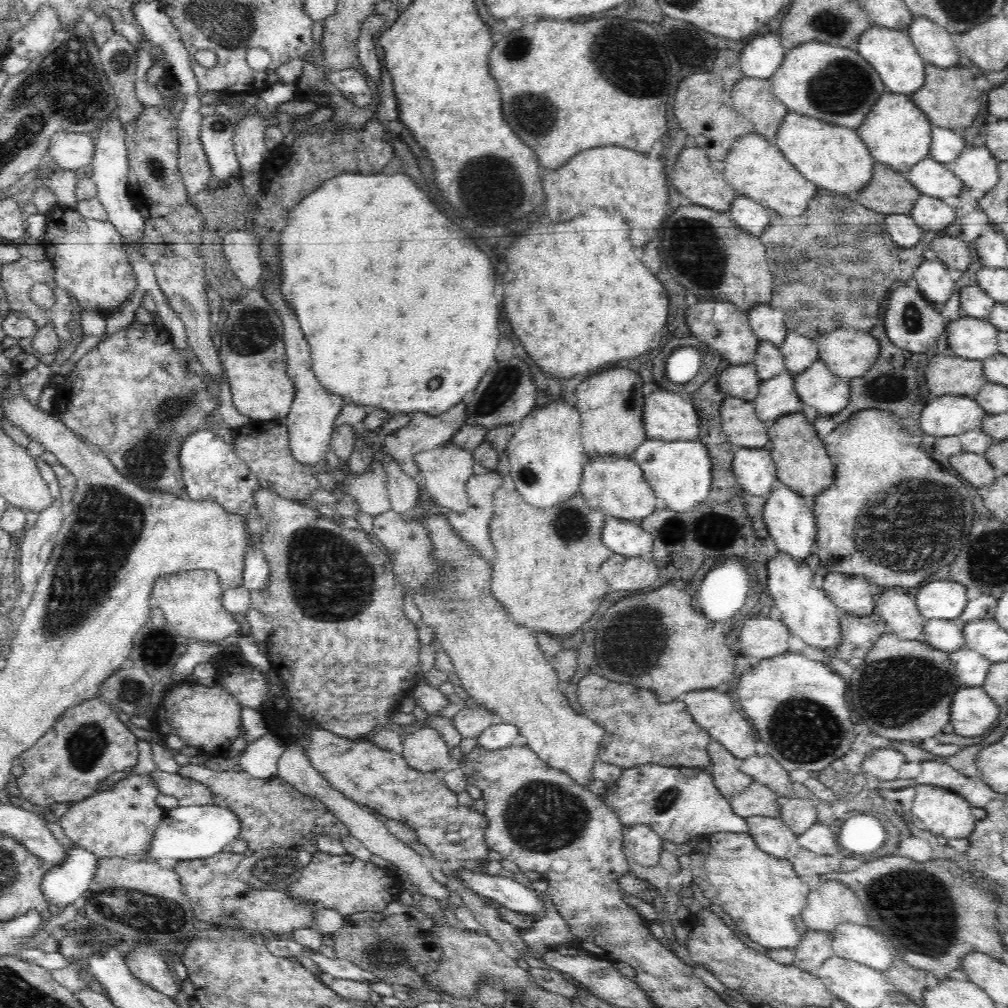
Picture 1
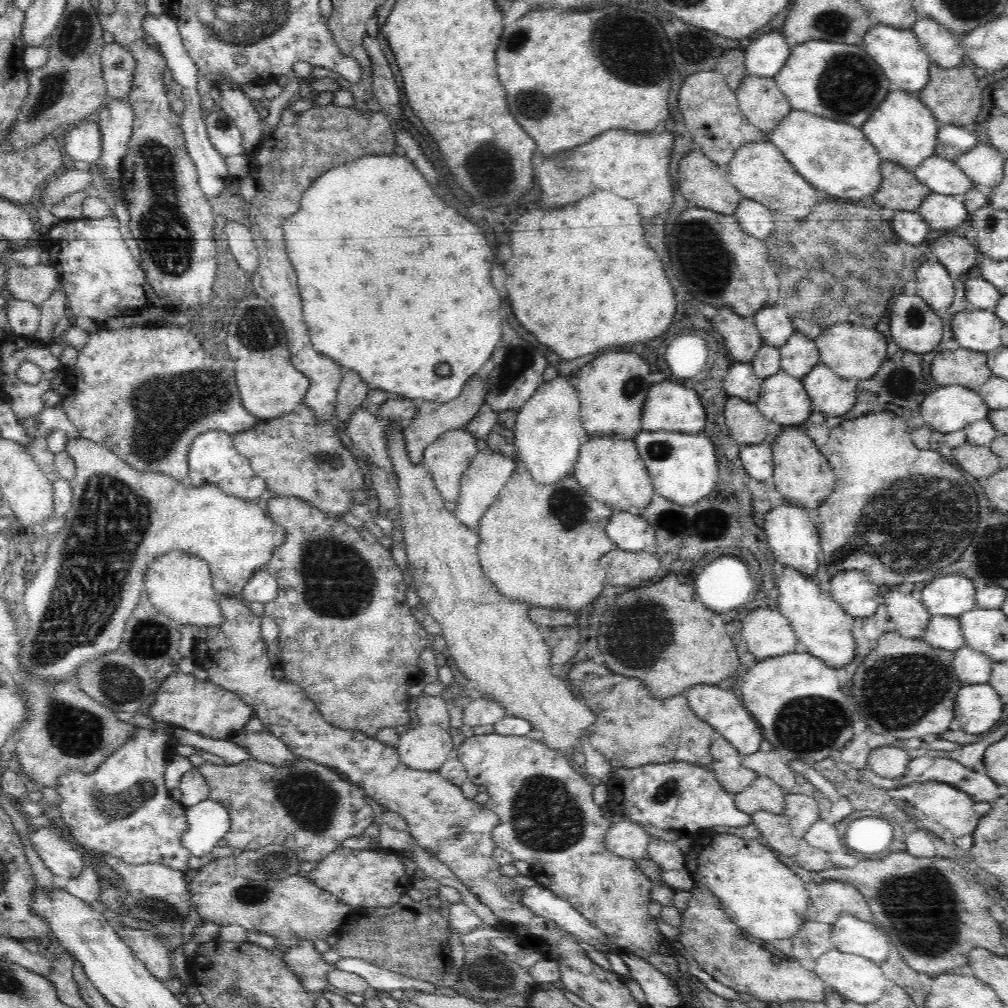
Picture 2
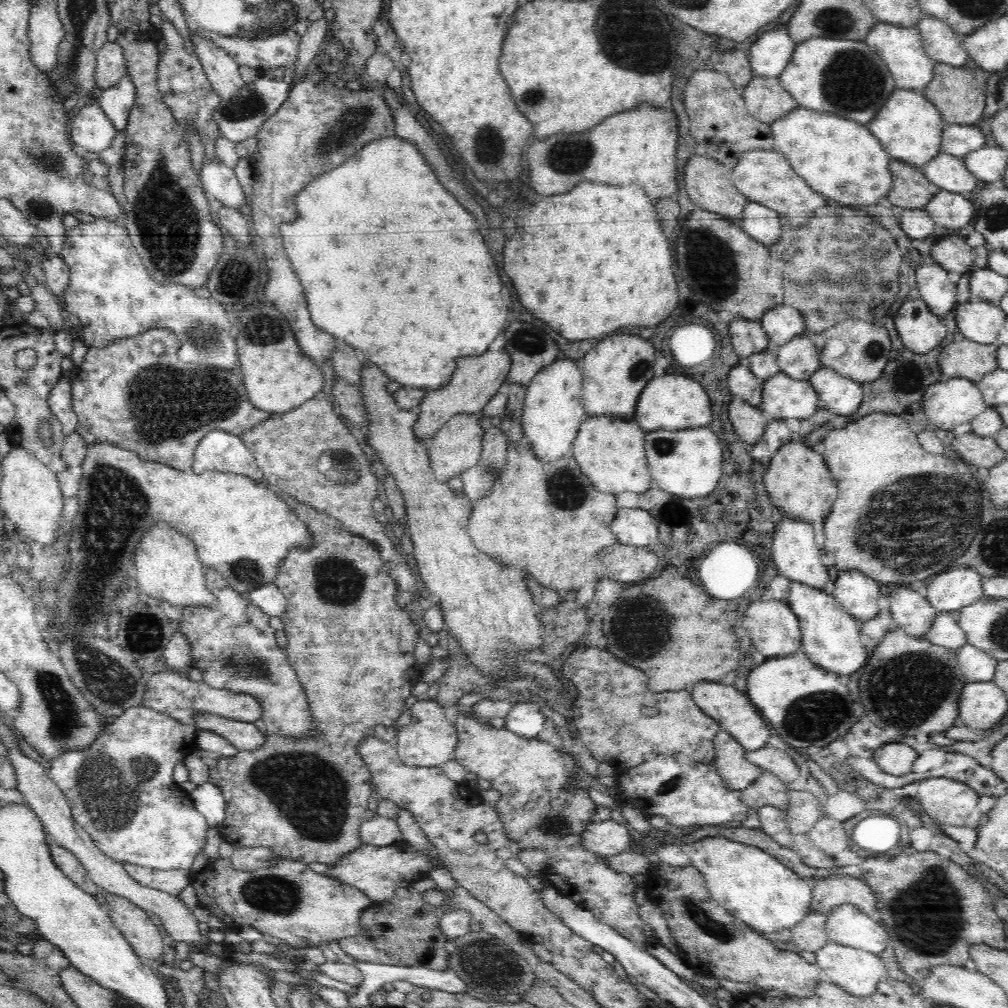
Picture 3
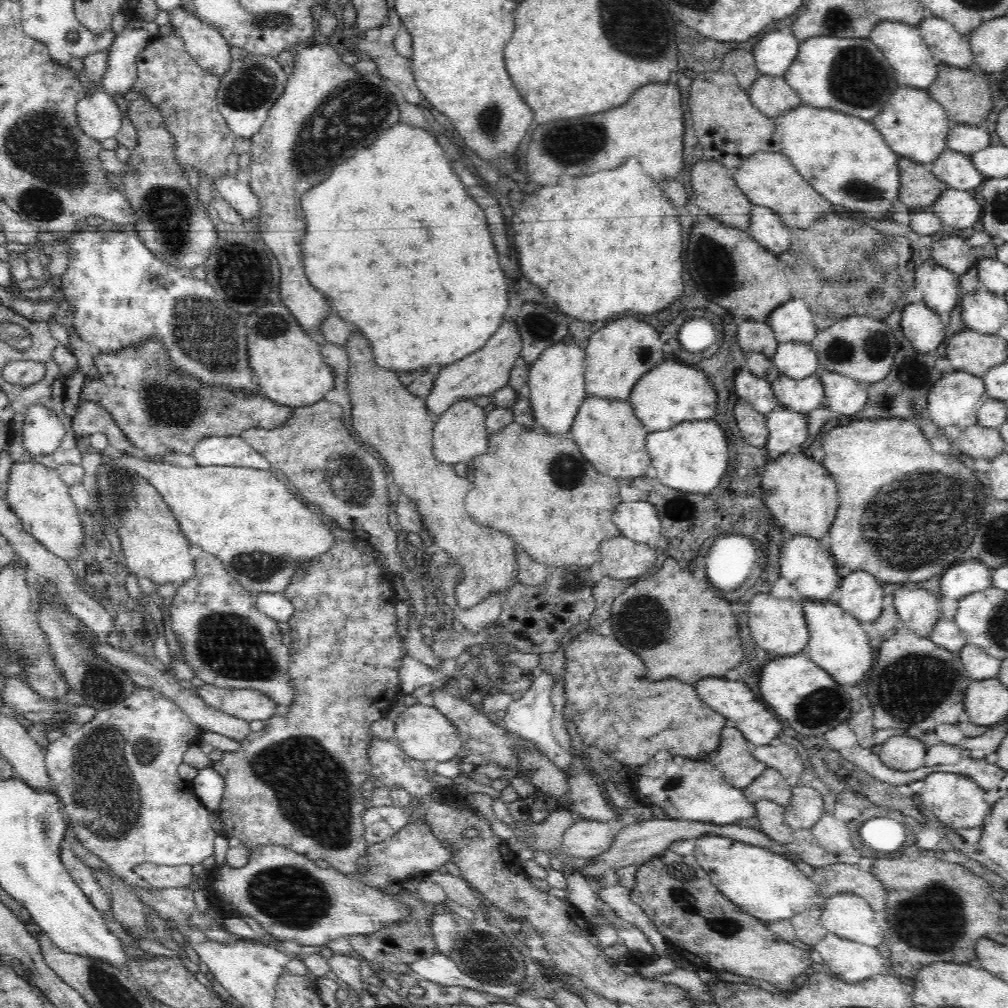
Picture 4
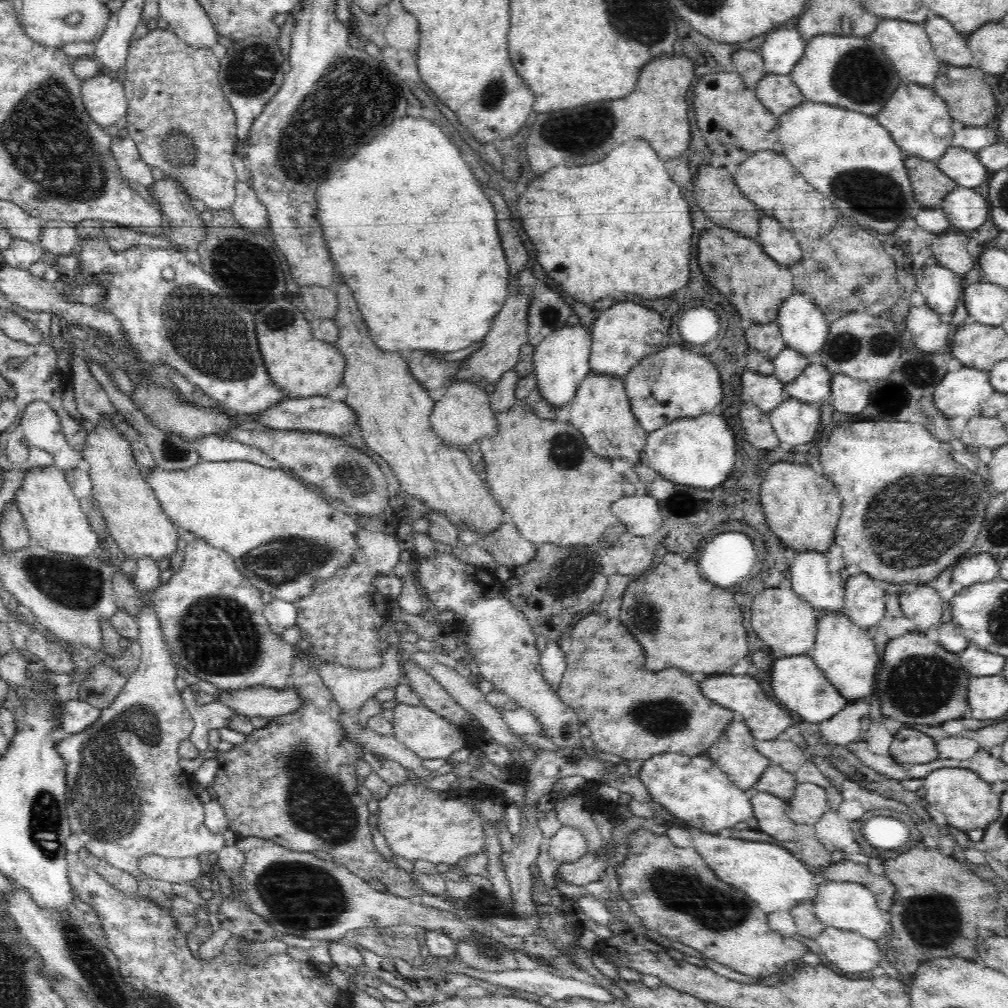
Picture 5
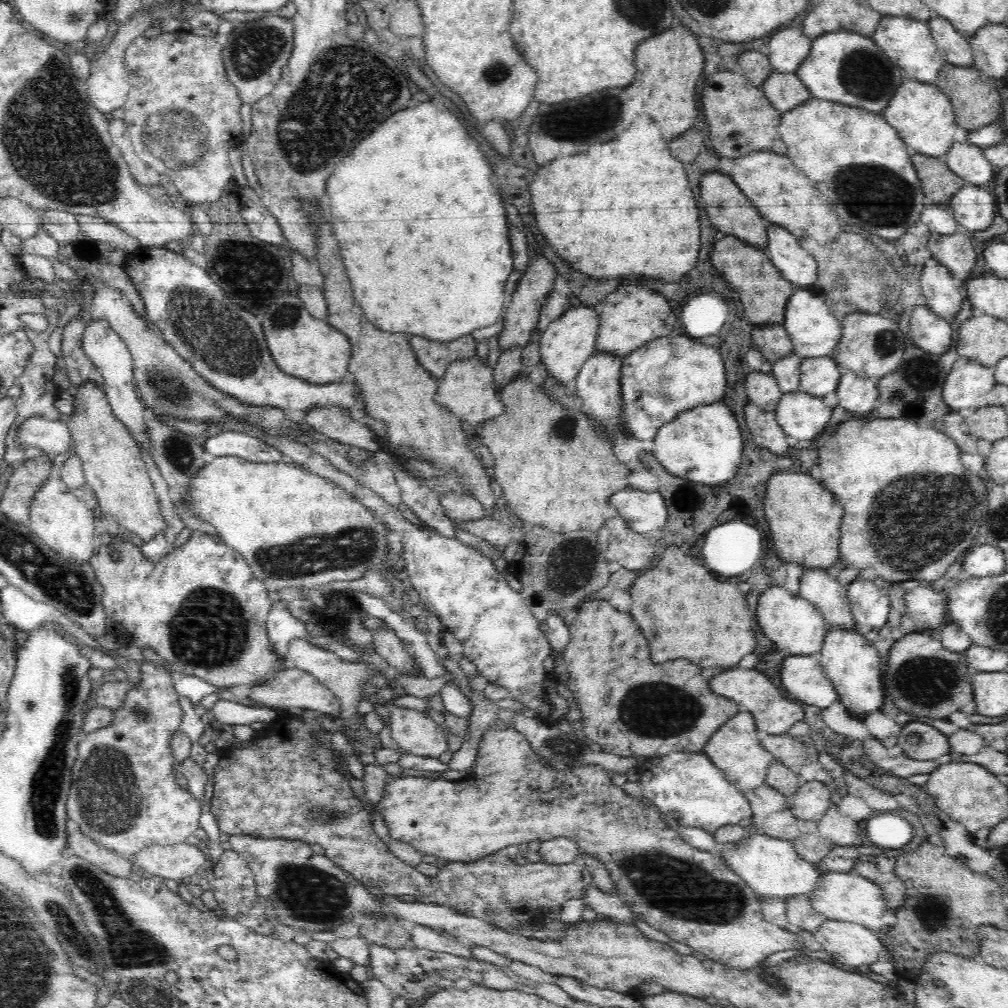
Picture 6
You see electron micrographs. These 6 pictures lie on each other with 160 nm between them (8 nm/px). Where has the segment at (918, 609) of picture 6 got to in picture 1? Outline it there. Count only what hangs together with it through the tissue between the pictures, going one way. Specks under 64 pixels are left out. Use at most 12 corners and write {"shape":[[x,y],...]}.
{"shape":[[888,589],[874,612],[902,640],[921,639],[926,620],[913,592]]}

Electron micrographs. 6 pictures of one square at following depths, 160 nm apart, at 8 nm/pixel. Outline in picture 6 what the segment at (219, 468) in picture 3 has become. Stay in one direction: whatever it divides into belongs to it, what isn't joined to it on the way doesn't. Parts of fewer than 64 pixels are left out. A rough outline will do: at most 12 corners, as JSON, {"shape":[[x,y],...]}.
{"shape":[[223,429],[202,445],[215,457],[288,461],[264,440]]}

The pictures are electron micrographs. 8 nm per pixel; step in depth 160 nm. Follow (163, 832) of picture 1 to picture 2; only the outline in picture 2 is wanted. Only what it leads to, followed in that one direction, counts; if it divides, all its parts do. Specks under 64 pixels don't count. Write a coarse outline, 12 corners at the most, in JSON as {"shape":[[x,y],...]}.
{"shape":[[210,799],[187,807],[184,849],[209,855],[231,828]]}

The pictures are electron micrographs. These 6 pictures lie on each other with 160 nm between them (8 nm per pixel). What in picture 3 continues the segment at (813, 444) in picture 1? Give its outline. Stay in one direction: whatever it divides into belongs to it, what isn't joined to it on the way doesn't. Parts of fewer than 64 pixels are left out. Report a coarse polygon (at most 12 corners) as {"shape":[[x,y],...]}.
{"shape":[[791,440],[763,478],[777,515],[810,524],[838,494],[823,454]]}

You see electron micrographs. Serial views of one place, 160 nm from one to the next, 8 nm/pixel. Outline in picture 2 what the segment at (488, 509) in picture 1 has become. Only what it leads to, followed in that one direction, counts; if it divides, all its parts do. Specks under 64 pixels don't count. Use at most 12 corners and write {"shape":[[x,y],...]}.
{"shape":[[479,451],[461,478],[458,520],[478,534],[517,460]]}

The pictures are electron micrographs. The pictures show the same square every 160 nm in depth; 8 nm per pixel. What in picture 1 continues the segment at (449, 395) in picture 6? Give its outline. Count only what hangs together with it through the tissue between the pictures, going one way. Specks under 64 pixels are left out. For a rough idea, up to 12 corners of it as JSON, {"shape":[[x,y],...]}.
{"shape":[[472,450],[416,453],[419,482],[440,507],[468,510]]}

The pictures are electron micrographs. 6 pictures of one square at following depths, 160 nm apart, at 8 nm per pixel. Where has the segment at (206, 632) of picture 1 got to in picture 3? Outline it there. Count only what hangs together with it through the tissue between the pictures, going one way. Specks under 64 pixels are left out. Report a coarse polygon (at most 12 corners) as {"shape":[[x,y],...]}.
{"shape":[[162,520],[142,534],[133,577],[172,606],[211,606],[196,545]]}

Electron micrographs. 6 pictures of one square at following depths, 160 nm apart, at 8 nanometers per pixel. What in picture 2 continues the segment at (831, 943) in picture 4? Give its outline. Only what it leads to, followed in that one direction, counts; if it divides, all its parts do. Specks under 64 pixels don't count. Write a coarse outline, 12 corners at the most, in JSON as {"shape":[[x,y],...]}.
{"shape":[[832,948],[813,972],[858,1004],[888,988],[879,964]]}

